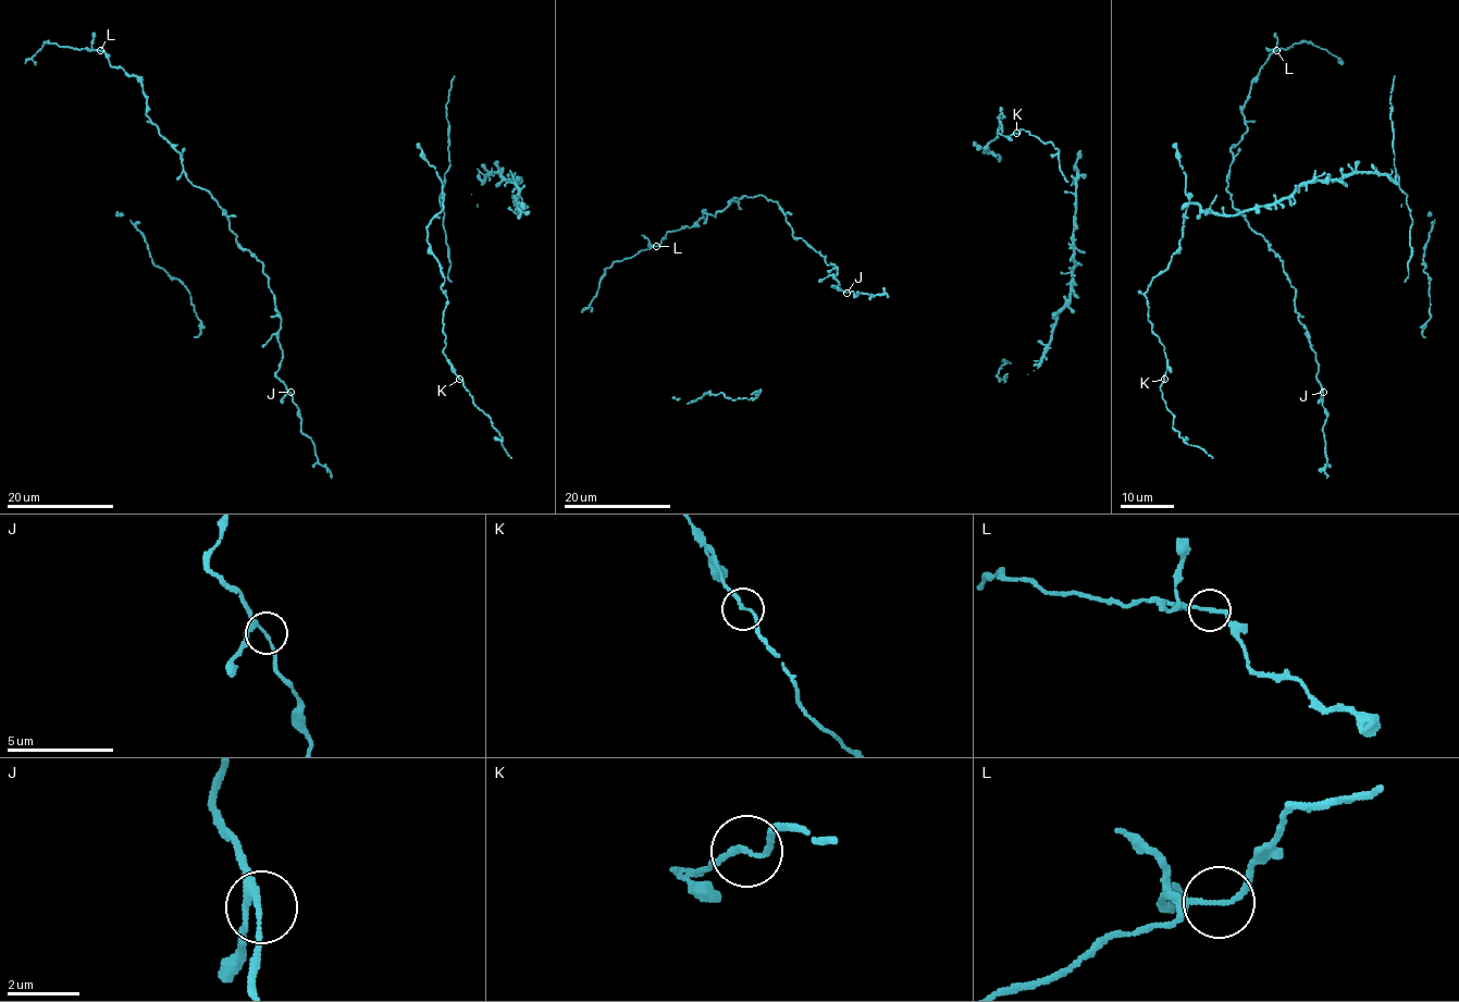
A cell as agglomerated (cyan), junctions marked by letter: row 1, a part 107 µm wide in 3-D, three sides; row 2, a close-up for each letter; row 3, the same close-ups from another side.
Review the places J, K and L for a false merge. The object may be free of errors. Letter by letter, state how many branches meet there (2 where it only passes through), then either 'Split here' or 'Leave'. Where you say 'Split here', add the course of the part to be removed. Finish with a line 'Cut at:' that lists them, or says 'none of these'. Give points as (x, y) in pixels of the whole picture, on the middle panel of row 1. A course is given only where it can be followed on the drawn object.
J: Branches: 3. Leave
K: Branches: 2. Leave
L: Branches: 3. Leave
Cut at: none of these

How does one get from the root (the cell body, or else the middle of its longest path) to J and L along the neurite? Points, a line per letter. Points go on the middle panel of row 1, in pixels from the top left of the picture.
J: (820, 251), (828, 264), (838, 268), (835, 277), (839, 284), (832, 286), (847, 293)
L: (820, 251), (794, 238), (781, 207), (763, 195), (731, 200), (715, 215), (703, 211), (656, 246)

